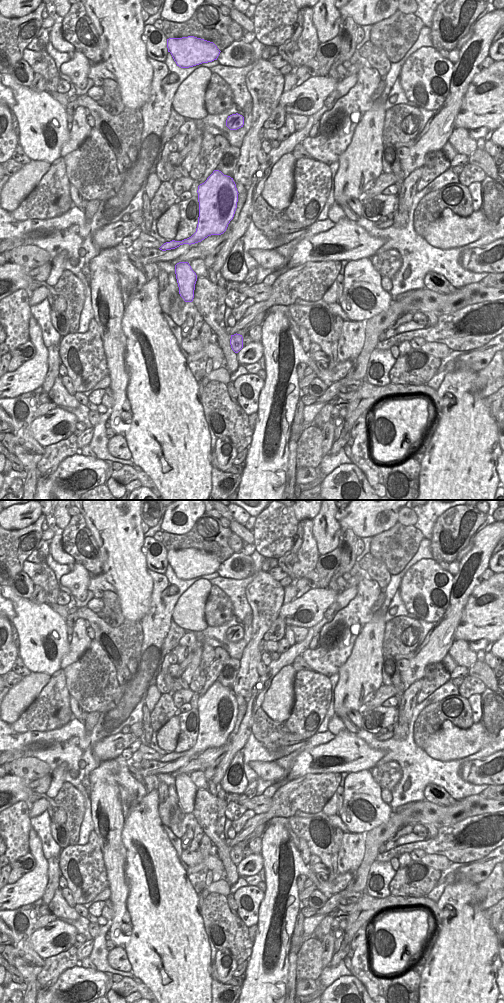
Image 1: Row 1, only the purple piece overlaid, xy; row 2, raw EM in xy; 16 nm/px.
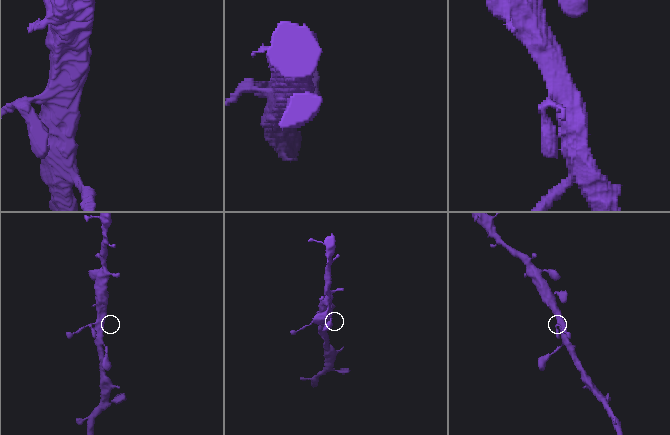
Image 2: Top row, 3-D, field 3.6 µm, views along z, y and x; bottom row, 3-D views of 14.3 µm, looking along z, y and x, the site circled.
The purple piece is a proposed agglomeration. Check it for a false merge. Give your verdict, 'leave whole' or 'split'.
leave whole

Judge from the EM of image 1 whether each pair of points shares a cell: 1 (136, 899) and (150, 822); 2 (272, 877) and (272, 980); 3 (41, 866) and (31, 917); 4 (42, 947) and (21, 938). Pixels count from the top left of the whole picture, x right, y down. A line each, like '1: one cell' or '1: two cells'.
1: one cell
2: one cell
3: two cells
4: two cells

